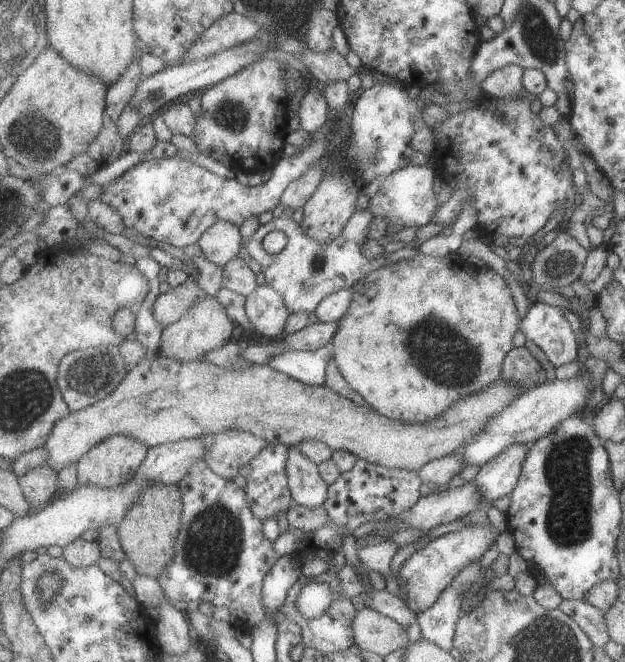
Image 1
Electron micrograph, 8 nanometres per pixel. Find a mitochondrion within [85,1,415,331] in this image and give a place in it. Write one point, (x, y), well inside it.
(231, 116)

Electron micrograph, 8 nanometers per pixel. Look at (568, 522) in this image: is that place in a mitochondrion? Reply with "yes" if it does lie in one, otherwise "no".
yes

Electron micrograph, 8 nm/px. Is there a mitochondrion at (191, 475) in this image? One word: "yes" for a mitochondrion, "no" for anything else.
no

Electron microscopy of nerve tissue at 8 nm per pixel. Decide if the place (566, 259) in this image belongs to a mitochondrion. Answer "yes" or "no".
yes

